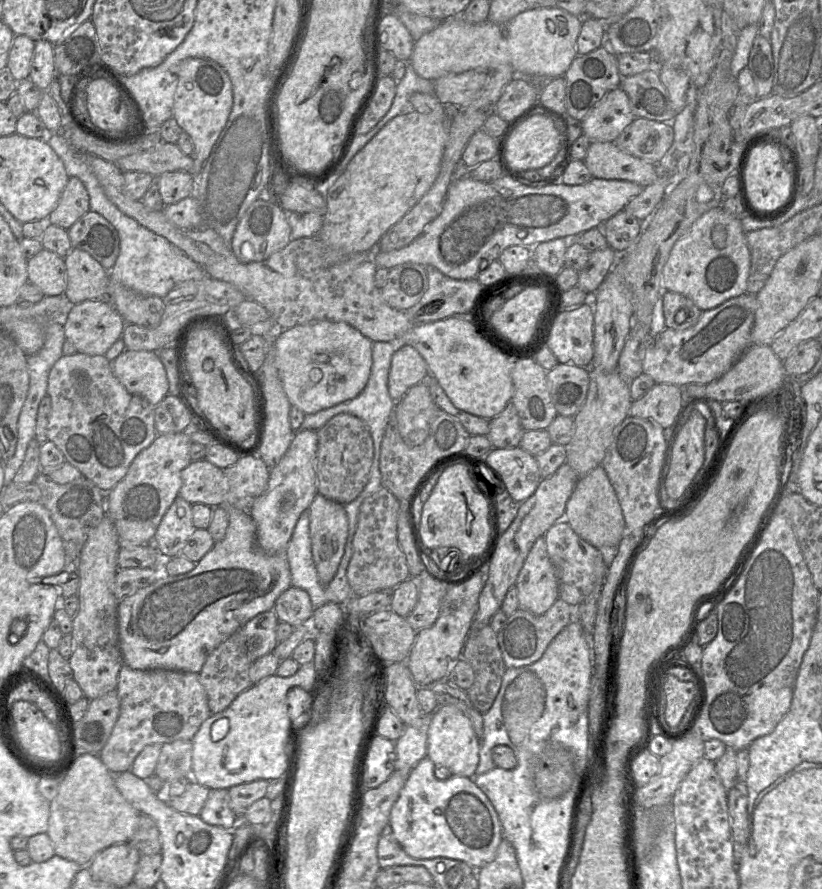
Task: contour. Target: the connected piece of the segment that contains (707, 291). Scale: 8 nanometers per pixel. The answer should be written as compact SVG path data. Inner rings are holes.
M716 207L699 217L687 234L676 241L662 270L662 284L667 291L684 295L700 310L708 311L747 292L750 266L741 217Z

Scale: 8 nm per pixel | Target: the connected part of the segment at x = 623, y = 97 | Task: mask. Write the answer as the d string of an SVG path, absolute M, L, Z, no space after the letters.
M619 86L609 91L581 120L582 132L591 141L614 142L635 118L629 98Z

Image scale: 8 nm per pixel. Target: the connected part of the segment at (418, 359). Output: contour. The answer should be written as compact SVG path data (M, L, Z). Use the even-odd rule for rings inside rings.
M398 345L391 360L388 390L394 401L399 401L407 391L425 380L429 370L420 353L410 345Z

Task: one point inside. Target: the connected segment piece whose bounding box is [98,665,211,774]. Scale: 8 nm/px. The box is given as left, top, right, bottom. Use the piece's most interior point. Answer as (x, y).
(159, 706)

